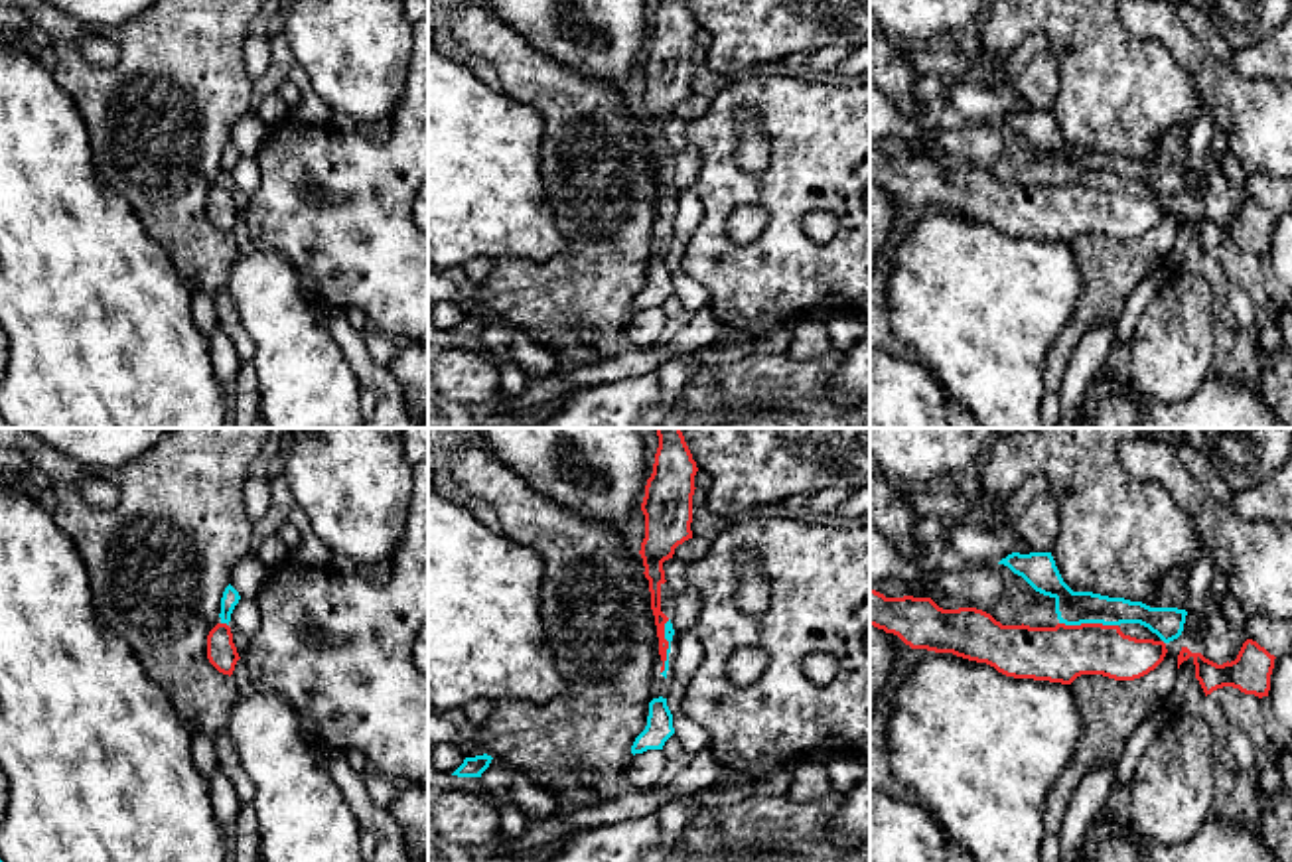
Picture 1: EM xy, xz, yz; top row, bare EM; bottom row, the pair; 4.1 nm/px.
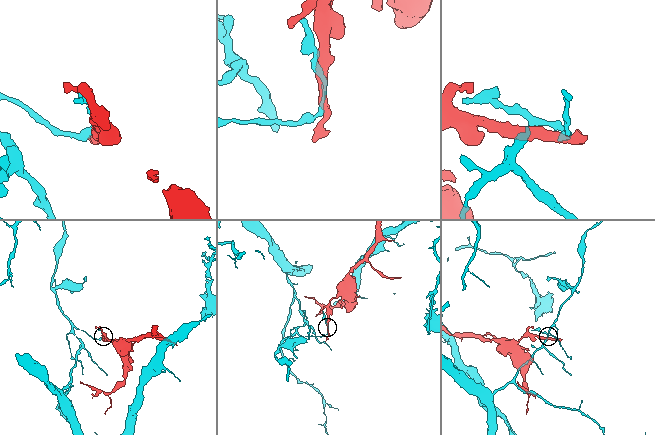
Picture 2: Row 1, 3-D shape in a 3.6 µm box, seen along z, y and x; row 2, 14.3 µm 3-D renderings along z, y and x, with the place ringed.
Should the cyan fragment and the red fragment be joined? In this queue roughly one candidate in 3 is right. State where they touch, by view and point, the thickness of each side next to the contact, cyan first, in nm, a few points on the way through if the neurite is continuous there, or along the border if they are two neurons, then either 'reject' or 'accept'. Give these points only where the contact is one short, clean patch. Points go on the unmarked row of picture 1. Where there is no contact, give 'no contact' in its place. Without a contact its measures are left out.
contact yz (1089, 180); calibres 140 and 240 nm; border yz (1060, 180), (1117, 184); reject

